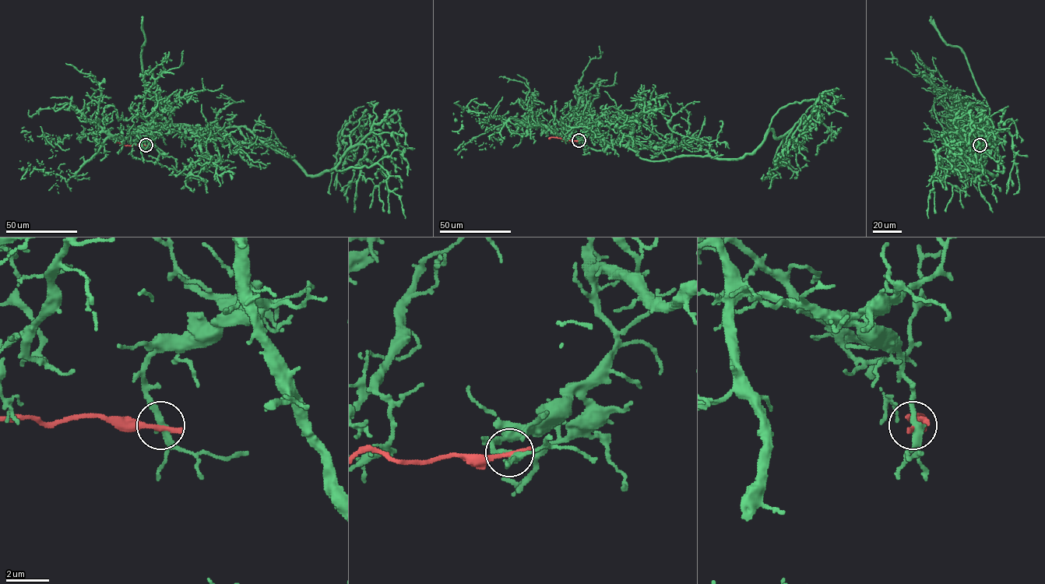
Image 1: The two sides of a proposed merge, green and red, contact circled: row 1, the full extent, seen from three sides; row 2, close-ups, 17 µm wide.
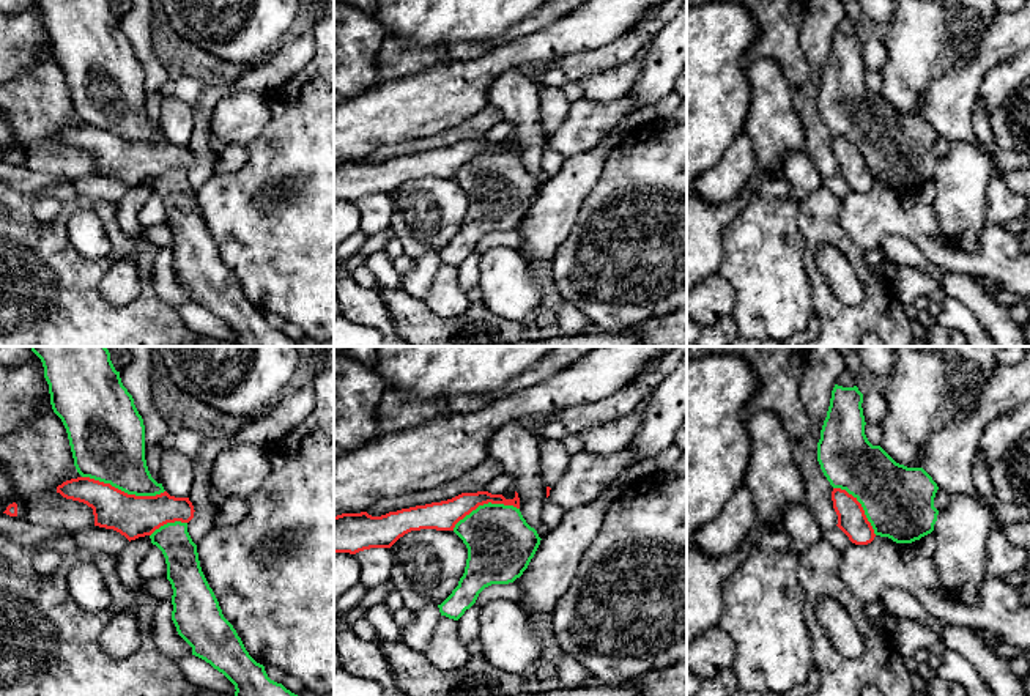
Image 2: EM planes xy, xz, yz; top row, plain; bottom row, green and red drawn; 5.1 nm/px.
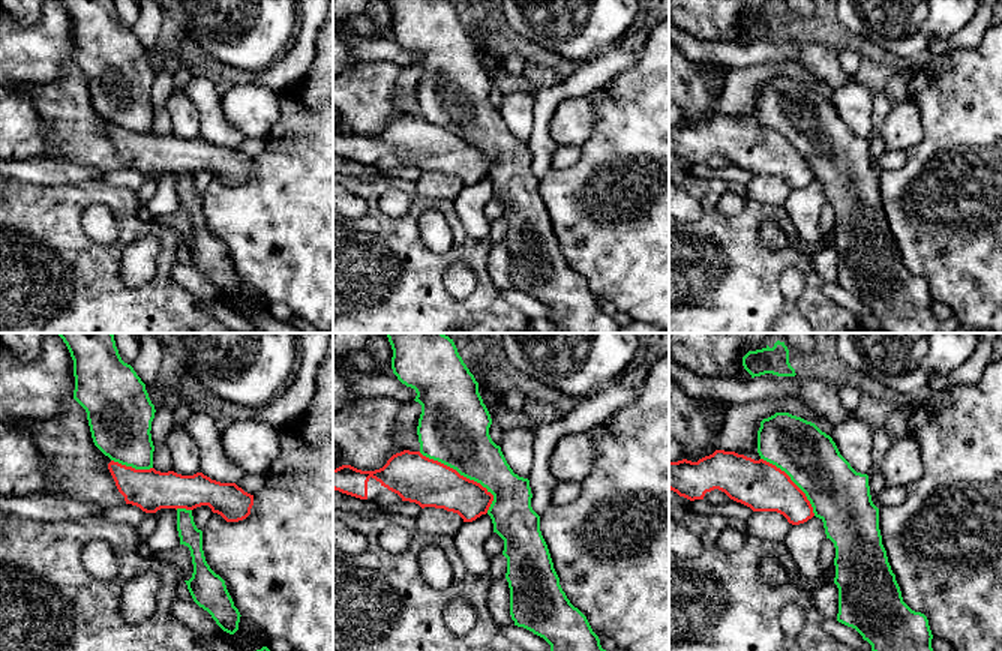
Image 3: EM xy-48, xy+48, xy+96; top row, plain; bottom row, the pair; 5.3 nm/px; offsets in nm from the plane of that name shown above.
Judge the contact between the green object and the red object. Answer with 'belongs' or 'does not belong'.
does not belong

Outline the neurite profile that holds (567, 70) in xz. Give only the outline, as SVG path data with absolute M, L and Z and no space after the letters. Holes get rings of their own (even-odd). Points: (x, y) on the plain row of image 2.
M665 0L654 14L644 17L611 44L589 52L576 52L570 57L539 66L532 82L539 88L562 88L592 72L625 65L643 46L652 41L661 25L671 20L685 2L687 0Z

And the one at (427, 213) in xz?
M411 178L391 198L394 238L411 258L427 250L441 252L458 233L468 206L466 192L454 178Z

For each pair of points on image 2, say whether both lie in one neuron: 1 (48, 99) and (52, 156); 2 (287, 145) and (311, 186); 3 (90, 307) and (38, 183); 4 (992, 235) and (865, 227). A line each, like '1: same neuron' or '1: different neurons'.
1: same neuron
2: same neuron
3: different neurons
4: same neuron

